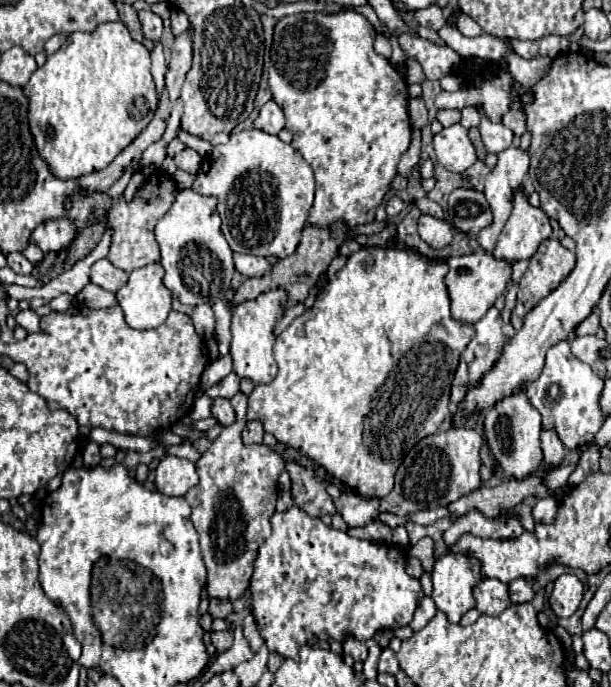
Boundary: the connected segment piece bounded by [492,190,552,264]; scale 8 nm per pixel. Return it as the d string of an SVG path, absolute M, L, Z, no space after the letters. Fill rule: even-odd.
M518 190L514 194L514 210L498 236L496 248L492 250L494 258L518 262L530 258L542 240L552 236L550 220L542 208L528 204L528 196Z

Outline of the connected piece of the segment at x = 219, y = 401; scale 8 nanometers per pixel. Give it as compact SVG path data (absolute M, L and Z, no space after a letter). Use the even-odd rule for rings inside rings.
M216 398L216 400L214 400L214 404L212 404L212 416L214 416L220 424L224 424L224 426L234 424L234 420L236 420L234 408L230 406L230 400L226 400L226 398Z

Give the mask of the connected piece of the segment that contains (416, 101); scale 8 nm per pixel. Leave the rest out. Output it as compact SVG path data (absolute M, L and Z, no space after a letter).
M409 98L408 114L413 128L421 130L428 124L428 110L422 98Z

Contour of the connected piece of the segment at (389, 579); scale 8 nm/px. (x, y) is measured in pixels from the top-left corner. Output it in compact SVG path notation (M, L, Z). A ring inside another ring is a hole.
M292 506L290 510L276 512L272 516L272 534L262 544L262 548L258 552L258 558L254 562L254 578L250 580L250 594L252 594L252 614L254 614L254 620L256 620L258 632L260 632L262 640L264 640L264 644L268 646L268 650L280 654L282 658L296 658L298 650L302 646L314 646L314 640L326 640L326 642L338 640L338 642L344 642L348 636L352 636L352 638L356 638L360 642L366 642L378 630L386 630L386 628L396 630L400 626L410 624L410 620L414 616L414 610L416 610L416 604L424 596L424 590L422 590L422 586L420 586L420 582L416 578L406 574L406 552L404 550L400 550L400 548L396 548L392 544L378 544L378 542L368 542L368 540L360 540L360 538L348 536L346 532L340 532L340 530L336 530L332 526L326 526L320 518L308 516L298 506Z

